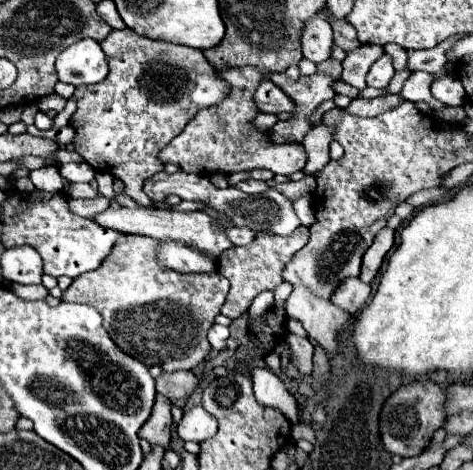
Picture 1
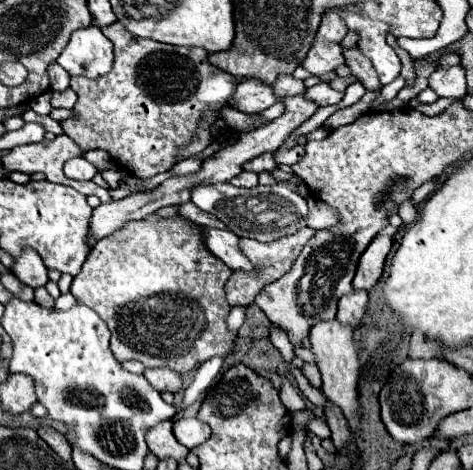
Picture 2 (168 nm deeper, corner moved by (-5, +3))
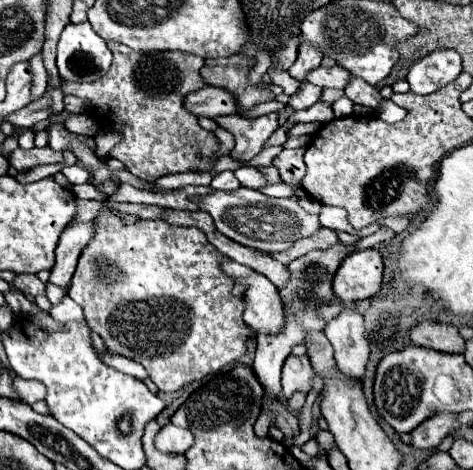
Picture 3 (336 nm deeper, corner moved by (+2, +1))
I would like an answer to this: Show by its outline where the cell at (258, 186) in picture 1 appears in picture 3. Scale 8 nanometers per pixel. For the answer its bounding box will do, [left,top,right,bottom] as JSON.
[210,172,240,190]

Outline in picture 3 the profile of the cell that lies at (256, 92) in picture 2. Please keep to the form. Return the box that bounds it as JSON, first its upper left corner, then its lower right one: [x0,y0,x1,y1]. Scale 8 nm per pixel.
[184,86,236,116]

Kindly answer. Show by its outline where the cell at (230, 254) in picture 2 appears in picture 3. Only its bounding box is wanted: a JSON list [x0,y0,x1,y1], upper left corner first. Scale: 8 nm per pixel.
[222,260,284,334]

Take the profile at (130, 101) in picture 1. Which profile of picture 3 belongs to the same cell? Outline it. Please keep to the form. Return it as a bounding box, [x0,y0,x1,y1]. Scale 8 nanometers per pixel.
[64,42,220,182]

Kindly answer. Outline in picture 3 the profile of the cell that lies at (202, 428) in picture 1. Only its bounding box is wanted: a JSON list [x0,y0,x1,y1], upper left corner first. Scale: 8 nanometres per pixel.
[154,424,192,454]

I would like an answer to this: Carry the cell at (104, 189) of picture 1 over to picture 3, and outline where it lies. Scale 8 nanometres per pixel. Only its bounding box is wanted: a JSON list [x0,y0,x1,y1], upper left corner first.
[50,222,94,290]

